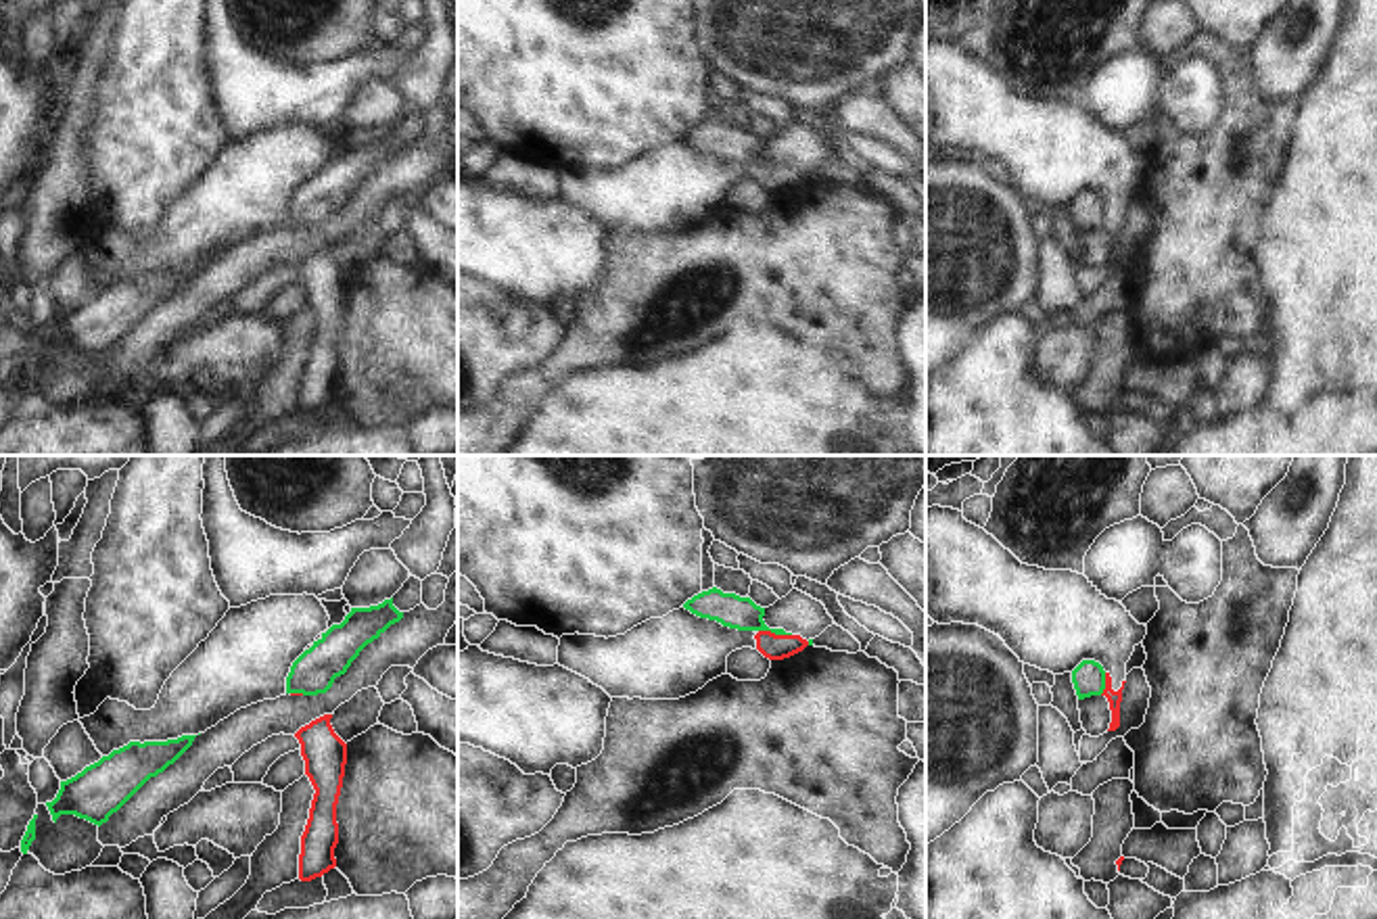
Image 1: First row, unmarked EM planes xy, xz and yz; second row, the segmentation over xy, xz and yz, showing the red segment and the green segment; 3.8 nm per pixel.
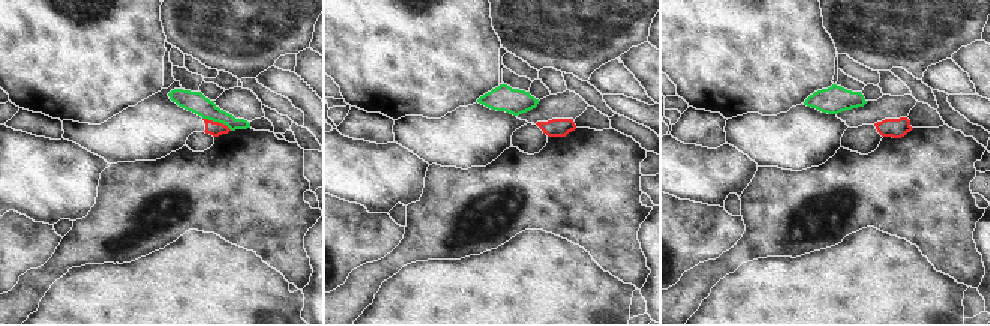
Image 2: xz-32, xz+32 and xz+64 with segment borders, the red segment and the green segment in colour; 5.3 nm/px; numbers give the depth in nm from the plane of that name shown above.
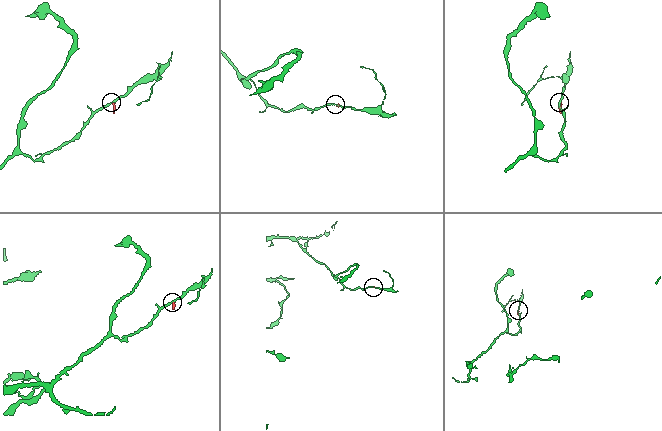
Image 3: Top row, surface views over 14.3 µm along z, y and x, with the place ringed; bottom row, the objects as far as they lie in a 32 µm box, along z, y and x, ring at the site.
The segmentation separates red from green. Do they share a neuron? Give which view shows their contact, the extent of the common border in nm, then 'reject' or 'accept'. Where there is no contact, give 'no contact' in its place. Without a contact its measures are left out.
contact in xz; length 130 nm; reject

